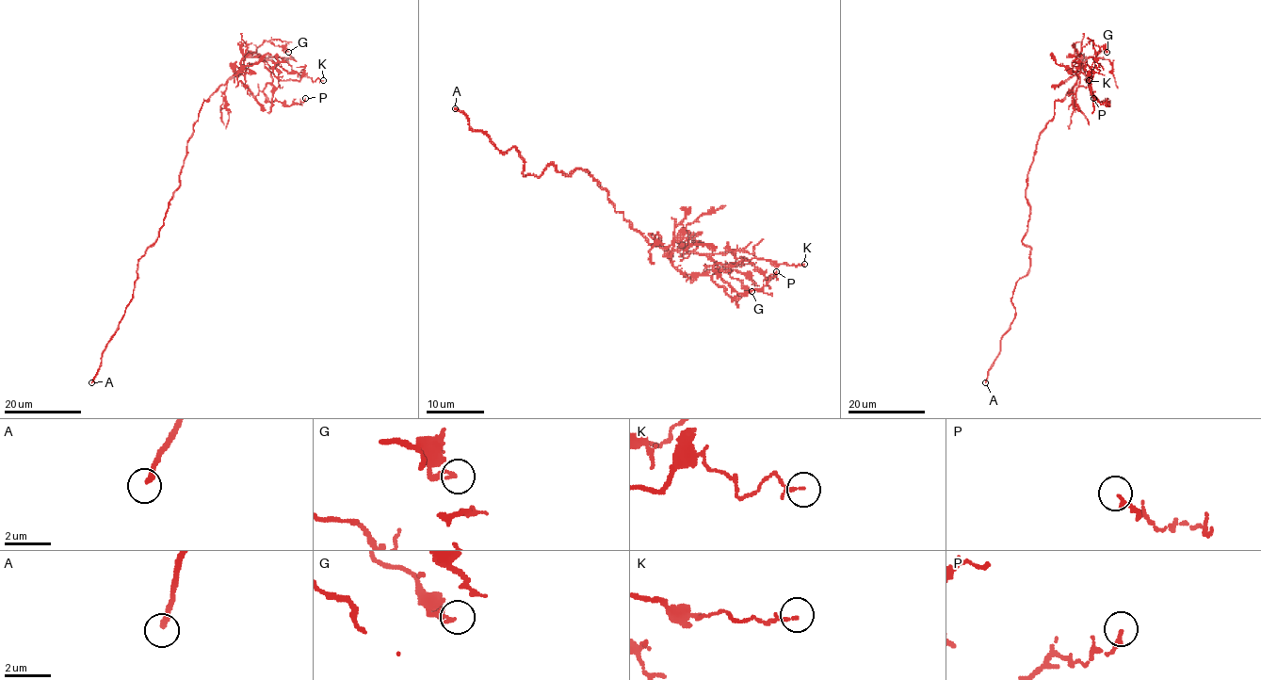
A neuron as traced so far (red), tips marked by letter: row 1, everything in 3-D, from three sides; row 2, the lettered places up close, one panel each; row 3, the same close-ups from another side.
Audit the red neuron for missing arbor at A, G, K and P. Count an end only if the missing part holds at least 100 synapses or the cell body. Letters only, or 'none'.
A

